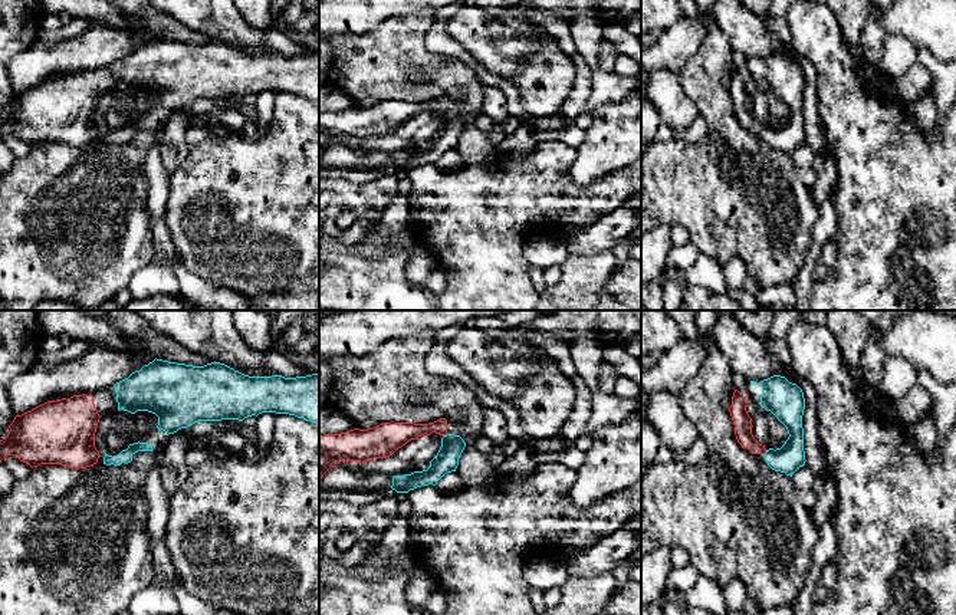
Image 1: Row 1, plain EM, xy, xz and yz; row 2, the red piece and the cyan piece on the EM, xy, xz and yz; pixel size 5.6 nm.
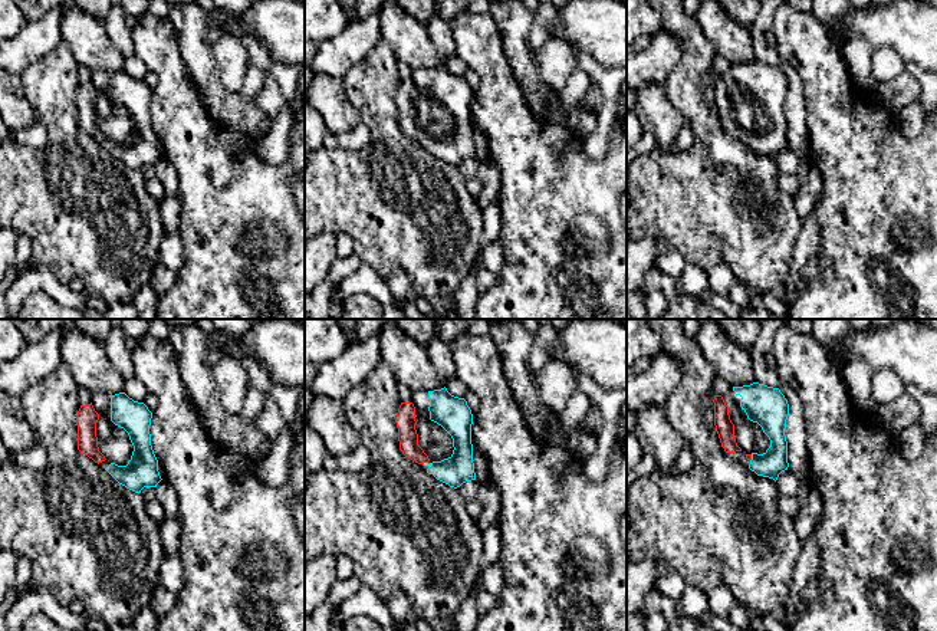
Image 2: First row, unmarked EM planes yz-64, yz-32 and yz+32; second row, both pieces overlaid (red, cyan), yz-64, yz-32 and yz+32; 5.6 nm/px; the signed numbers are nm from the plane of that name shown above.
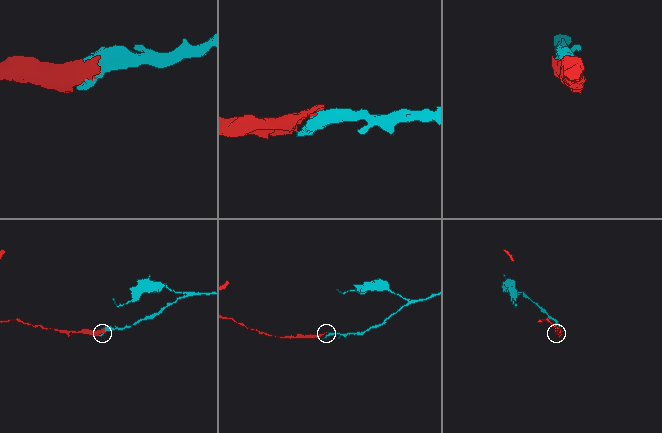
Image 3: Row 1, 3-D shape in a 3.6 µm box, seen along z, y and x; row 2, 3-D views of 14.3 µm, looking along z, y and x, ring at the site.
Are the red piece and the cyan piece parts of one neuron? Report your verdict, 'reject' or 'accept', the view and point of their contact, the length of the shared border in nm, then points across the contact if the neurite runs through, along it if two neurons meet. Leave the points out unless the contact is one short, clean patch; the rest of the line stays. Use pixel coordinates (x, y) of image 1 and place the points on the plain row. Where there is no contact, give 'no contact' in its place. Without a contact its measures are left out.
accept | xz (444, 112) | 30 nm | across xz (400, 111), (439, 107), (444, 112), (452, 125)

